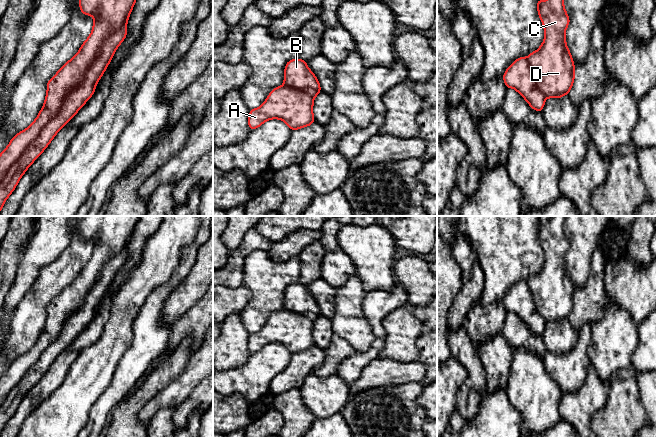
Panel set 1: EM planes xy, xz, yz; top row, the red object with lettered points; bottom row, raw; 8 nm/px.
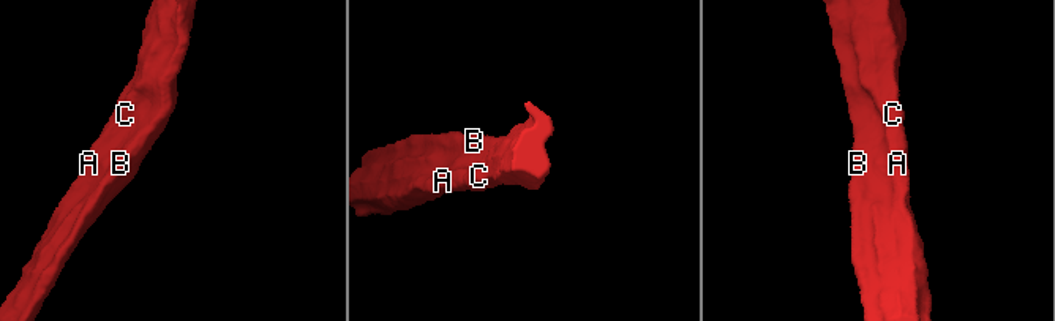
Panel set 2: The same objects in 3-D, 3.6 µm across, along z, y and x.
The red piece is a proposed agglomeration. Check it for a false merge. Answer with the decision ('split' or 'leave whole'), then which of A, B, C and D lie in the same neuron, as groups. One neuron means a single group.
leave whole; A B C D

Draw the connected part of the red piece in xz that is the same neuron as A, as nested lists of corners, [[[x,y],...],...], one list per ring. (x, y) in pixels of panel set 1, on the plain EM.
[[[292,283],[285,289],[284,308],[274,312],[260,331],[250,334],[248,349],[255,354],[265,345],[281,343],[291,354],[310,350],[315,346],[314,322],[320,316],[319,305],[307,286]]]

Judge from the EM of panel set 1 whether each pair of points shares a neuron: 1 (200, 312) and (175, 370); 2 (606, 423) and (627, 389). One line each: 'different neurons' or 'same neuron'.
1: different neurons
2: same neuron

